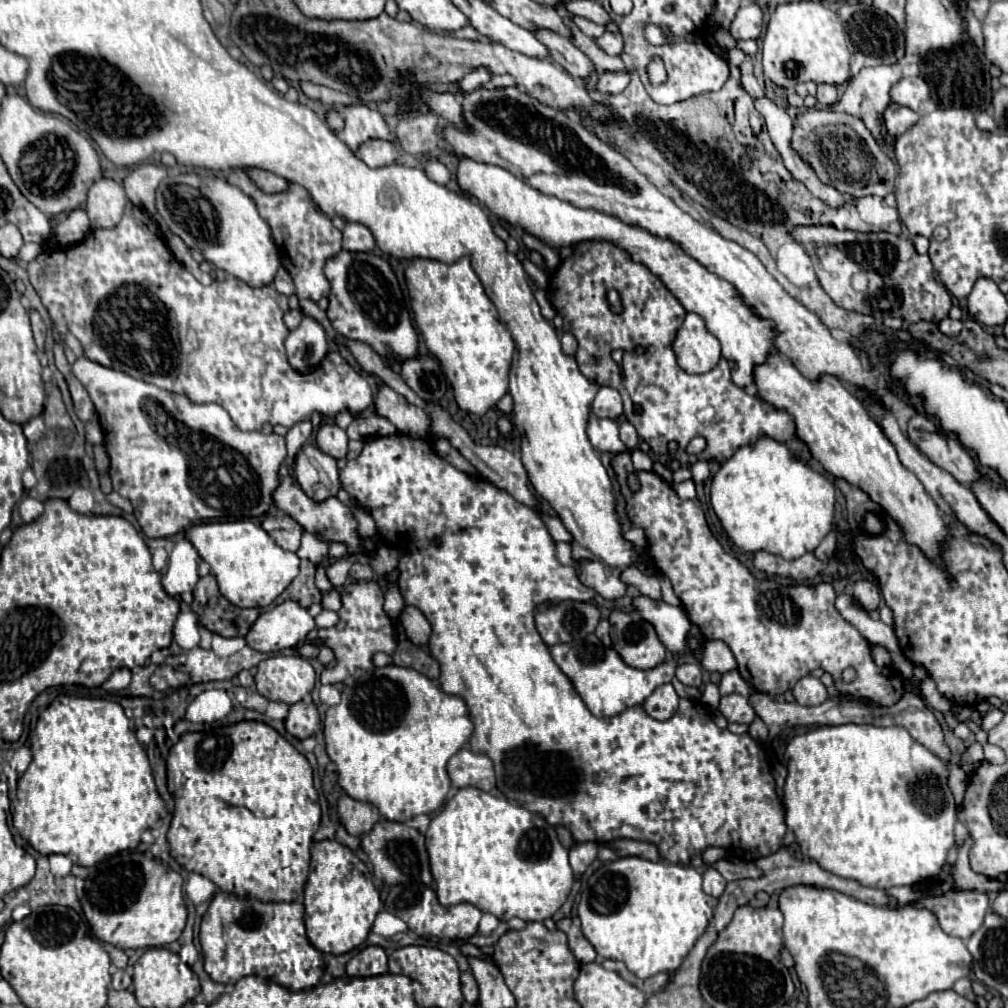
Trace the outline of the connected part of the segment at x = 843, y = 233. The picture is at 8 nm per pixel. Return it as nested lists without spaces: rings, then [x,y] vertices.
[[[821,224],[795,226],[791,230],[791,238],[805,248],[823,290],[833,298],[837,306],[845,310],[869,314],[875,320],[895,316],[907,322],[927,320],[927,322],[937,324],[947,316],[951,308],[951,296],[947,288],[933,276],[933,266],[931,266],[929,256],[917,254],[911,240],[905,240],[889,232],[851,232],[851,230],[837,230],[835,226],[821,226]]]

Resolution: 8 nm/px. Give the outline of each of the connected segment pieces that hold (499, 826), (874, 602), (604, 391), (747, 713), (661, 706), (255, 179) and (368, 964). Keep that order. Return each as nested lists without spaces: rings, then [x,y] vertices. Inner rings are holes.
[[[473,786],[461,788],[445,808],[433,816],[425,834],[425,845],[431,874],[437,884],[437,898],[443,906],[469,902],[503,922],[515,916],[525,922],[543,922],[561,908],[573,886],[569,850],[561,846],[555,828],[547,824],[543,816]]]
[[[859,580],[855,582],[855,598],[859,600],[859,604],[871,612],[879,606],[881,602],[881,594],[879,594],[879,586],[871,580]]]
[[[609,386],[599,388],[599,392],[597,392],[595,400],[593,400],[593,406],[591,406],[595,416],[611,418],[611,420],[621,416],[621,408],[623,408],[623,404],[621,404],[619,392],[615,388],[609,388]]]
[[[729,694],[721,696],[719,704],[721,714],[727,718],[727,722],[741,722],[741,724],[751,724],[755,718],[755,710],[751,708],[749,700],[743,698],[741,694]]]
[[[661,684],[645,702],[643,708],[655,720],[667,720],[677,710],[679,696],[671,684]]]
[[[245,168],[249,180],[263,192],[267,194],[275,194],[275,192],[285,192],[289,188],[289,180],[281,178],[281,176],[275,176],[271,172],[265,172],[265,170],[259,170],[259,168]]]
[[[367,946],[347,962],[349,976],[377,976],[387,972],[387,954],[379,946]]]

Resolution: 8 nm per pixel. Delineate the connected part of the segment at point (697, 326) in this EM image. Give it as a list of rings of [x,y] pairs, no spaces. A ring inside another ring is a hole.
[[[697,314],[685,316],[671,346],[679,368],[687,374],[705,374],[715,368],[721,358],[719,340],[709,334],[705,322]]]

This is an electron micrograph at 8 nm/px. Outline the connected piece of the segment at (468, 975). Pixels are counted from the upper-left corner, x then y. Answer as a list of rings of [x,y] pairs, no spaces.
[[[467,970],[461,974],[461,990],[463,990],[463,996],[469,1004],[477,1004],[477,998],[479,998],[479,988],[477,988],[477,982],[473,978],[473,972]]]

